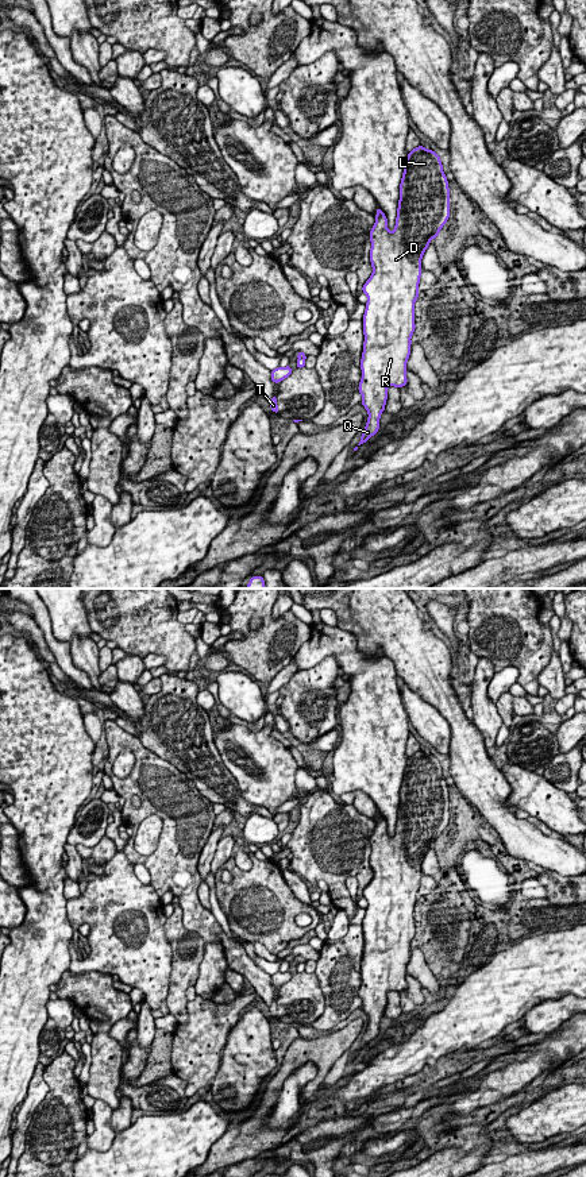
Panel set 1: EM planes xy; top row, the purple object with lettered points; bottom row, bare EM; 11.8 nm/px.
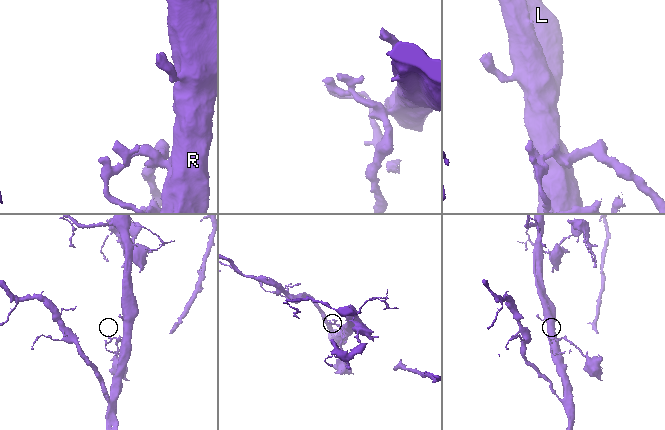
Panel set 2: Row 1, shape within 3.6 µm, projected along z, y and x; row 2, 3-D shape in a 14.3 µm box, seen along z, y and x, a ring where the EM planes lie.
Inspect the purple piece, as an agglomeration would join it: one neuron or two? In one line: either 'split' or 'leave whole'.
split

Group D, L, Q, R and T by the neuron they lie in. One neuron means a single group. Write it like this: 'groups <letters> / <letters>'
groups D L Q R / T

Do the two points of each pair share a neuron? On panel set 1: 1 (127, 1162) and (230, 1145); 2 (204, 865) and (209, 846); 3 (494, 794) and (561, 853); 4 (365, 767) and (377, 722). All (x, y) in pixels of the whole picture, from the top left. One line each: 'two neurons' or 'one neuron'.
1: two neurons
2: one neuron
3: one neuron
4: one neuron

